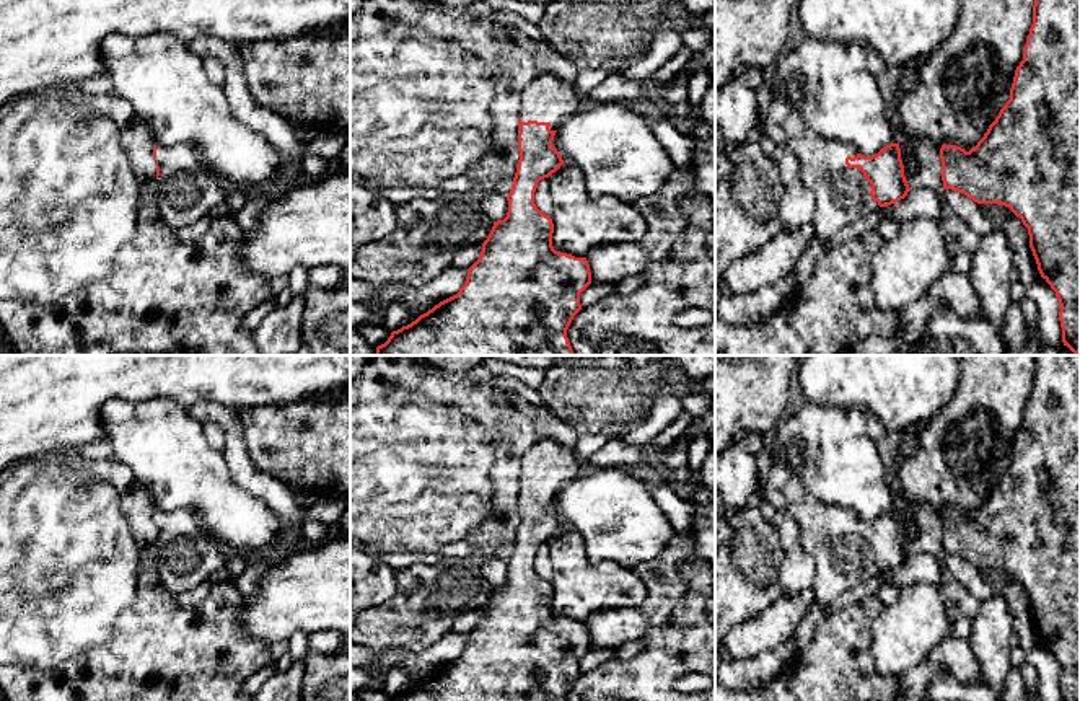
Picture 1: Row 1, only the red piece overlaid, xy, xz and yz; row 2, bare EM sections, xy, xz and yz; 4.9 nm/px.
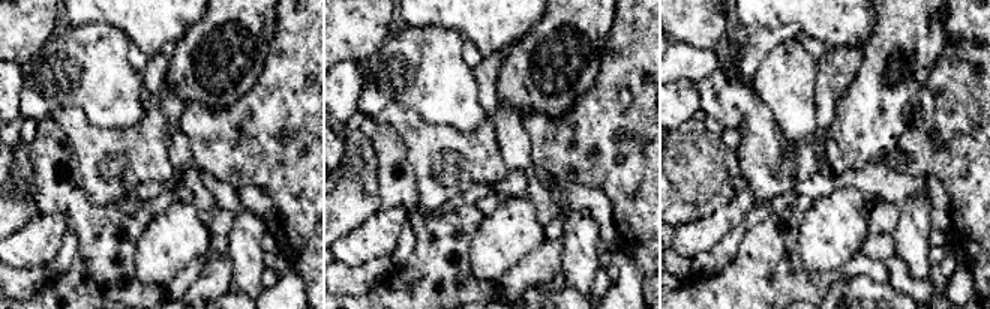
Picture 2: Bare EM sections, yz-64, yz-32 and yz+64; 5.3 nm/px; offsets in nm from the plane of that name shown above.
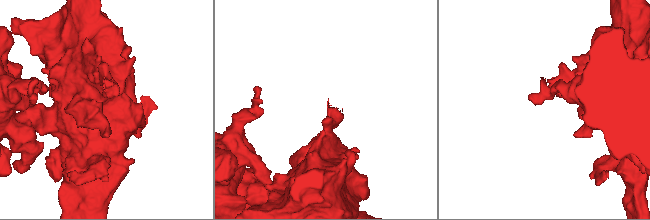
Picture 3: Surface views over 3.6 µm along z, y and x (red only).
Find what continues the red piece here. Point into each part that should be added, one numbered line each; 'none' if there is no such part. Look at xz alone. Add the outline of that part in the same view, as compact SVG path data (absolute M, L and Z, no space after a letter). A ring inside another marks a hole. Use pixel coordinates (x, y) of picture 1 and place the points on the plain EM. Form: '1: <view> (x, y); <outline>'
1: xz (548, 463); M547 437L536 442L521 455L521 487L549 487L551 496L560 491L586 471L572 450L567 450L559 440Z

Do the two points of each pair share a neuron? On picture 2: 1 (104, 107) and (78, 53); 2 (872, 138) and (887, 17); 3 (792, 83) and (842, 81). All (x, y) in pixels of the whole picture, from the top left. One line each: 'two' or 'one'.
1: one
2: one
3: two

